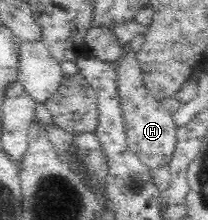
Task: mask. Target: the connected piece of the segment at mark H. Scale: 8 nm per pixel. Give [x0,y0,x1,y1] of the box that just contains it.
[116,53,176,170]

